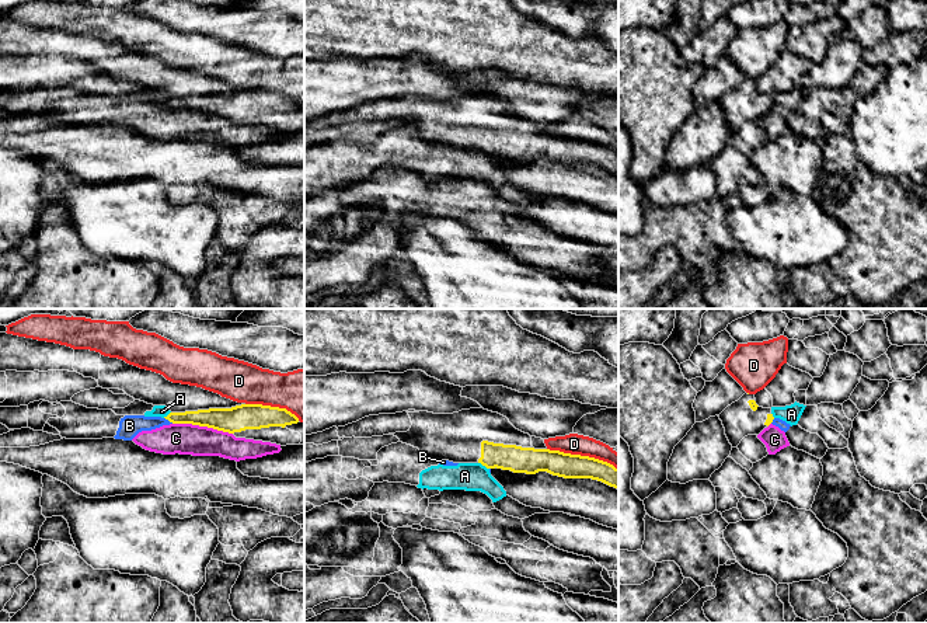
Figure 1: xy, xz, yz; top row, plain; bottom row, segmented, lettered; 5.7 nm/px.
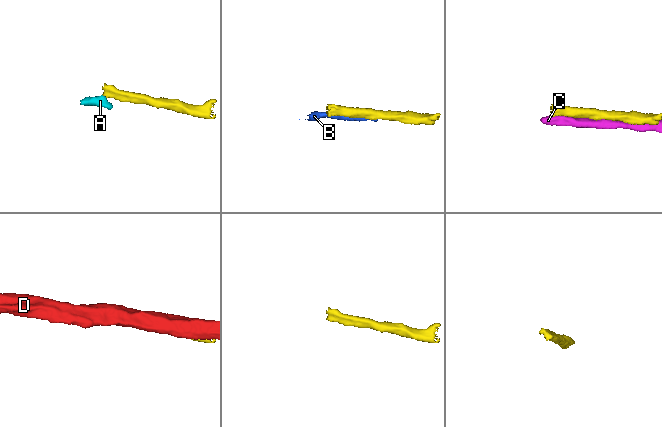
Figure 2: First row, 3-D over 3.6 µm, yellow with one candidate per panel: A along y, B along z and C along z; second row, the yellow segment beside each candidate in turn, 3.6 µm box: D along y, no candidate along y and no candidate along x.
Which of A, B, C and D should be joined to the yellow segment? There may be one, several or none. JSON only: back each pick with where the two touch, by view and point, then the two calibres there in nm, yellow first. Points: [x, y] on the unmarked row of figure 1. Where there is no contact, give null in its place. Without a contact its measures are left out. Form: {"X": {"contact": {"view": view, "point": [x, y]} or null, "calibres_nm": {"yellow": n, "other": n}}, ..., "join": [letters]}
{"join": []}

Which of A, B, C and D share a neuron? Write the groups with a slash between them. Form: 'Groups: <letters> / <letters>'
Groups: A B C / D

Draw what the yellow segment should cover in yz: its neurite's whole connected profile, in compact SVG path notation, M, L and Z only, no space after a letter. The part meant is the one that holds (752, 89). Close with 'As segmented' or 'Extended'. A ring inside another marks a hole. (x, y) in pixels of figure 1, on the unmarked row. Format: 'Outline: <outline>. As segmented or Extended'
Outline: M745 79L718 101L732 133L747 121L759 121L774 105L771 94L759 93L755 86L755 80Z. Extended

